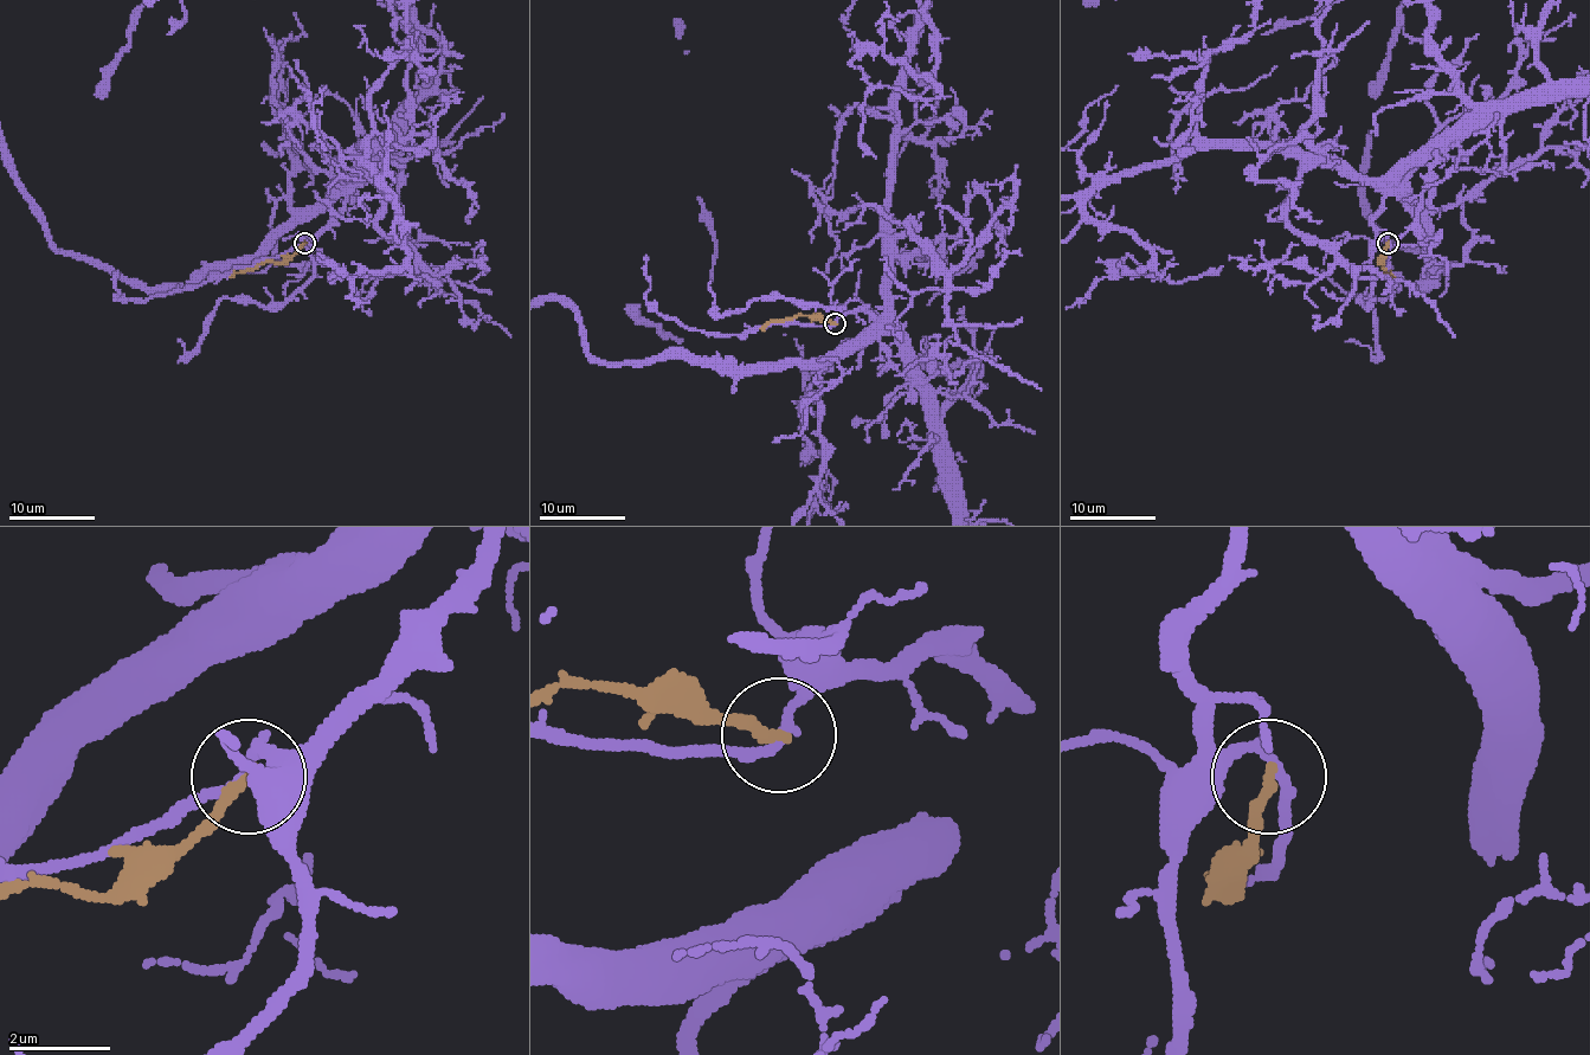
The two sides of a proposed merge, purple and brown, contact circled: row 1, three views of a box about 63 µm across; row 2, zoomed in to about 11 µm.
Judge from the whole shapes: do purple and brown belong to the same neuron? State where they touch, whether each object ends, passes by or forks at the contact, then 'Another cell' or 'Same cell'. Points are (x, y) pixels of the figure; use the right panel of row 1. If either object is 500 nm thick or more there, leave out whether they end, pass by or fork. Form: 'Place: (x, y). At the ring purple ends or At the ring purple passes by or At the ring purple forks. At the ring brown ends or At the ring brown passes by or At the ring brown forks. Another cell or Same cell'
Place: (1388, 243). At the ring purple passes by. At the ring brown ends. Another cell

